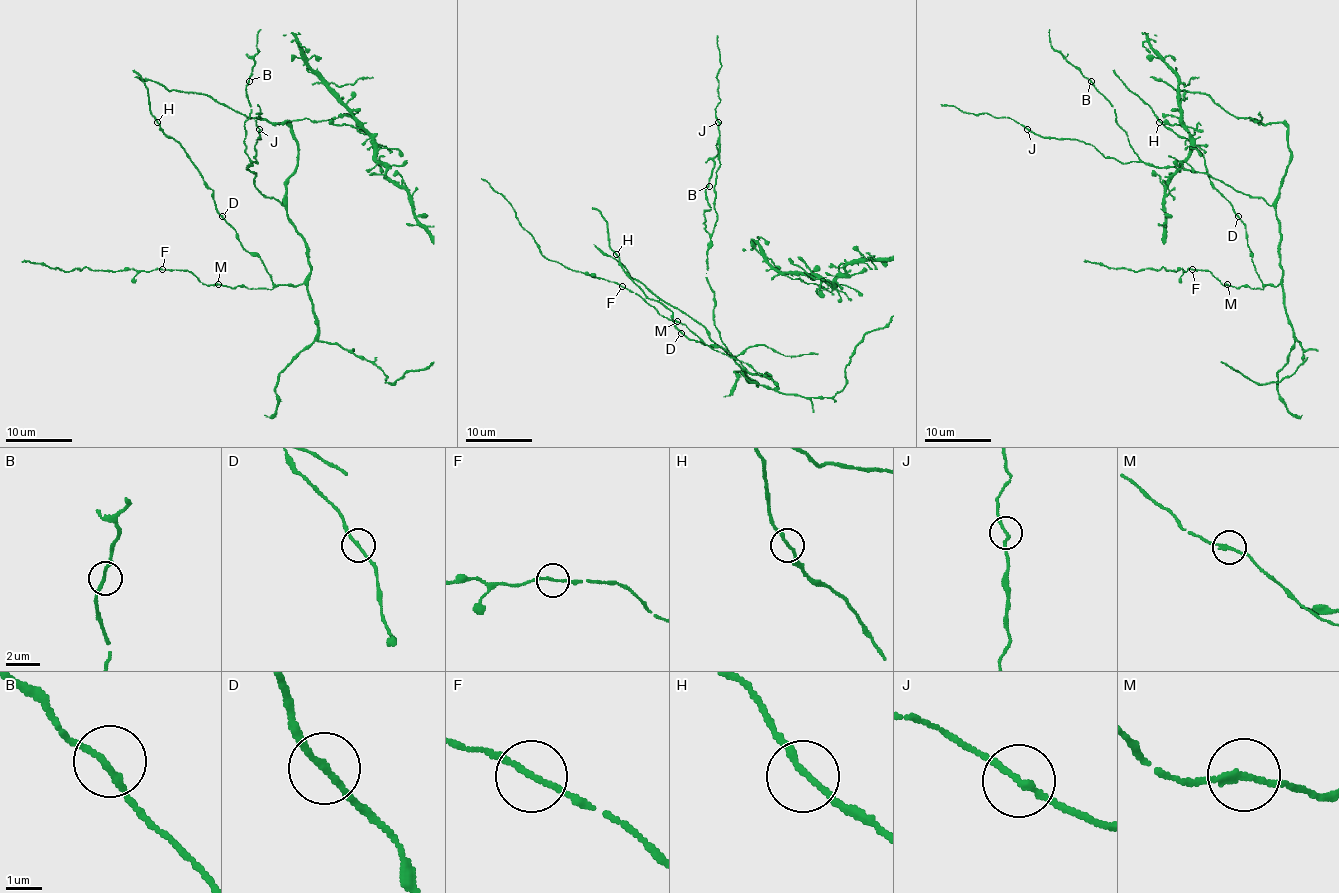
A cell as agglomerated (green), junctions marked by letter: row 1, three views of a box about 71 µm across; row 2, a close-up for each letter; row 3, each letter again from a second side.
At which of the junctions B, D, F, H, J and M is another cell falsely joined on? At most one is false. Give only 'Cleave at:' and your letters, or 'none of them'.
Cleave at: none of them

